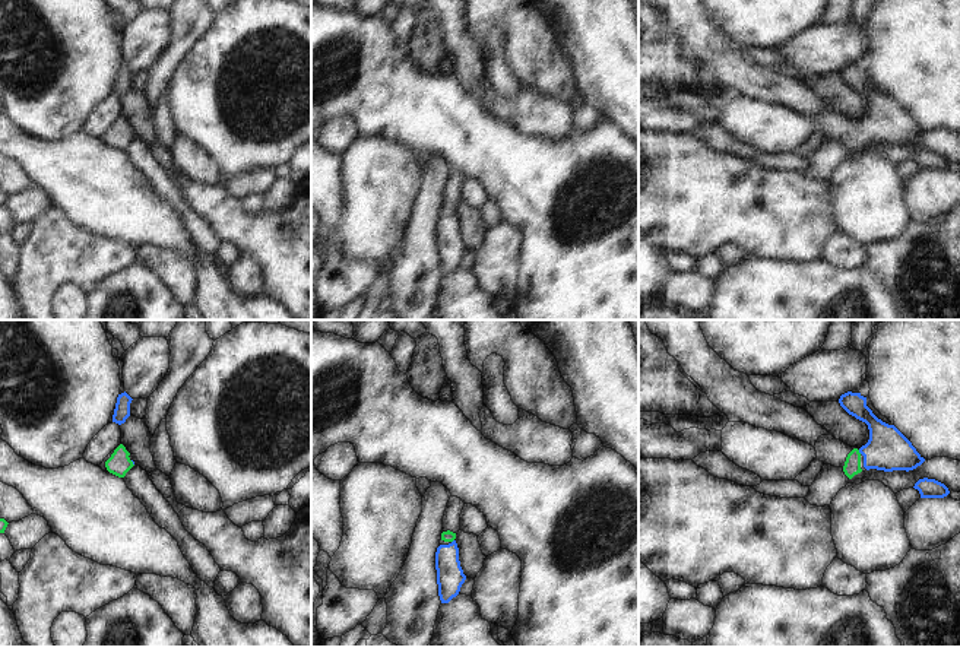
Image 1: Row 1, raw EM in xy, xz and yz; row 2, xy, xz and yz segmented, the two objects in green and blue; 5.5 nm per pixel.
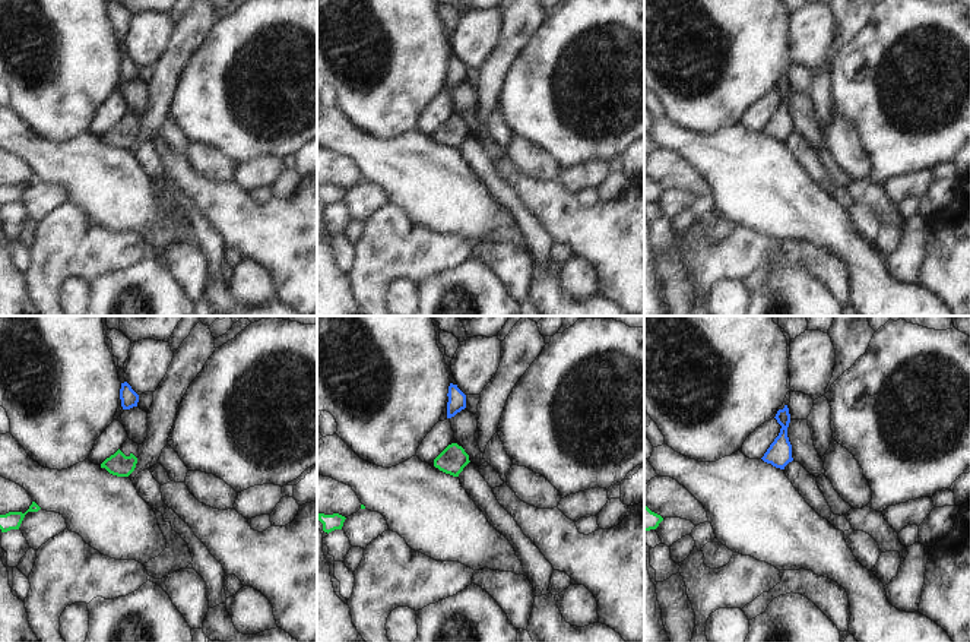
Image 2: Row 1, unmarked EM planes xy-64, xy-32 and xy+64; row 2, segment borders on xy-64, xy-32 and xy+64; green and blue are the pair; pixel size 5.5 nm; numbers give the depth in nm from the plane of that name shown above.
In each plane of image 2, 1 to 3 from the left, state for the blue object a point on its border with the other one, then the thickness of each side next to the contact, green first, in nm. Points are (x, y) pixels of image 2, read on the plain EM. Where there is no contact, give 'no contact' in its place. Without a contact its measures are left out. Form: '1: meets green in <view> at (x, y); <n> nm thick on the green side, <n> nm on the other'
1: no contact
2: no contact
3: no contact

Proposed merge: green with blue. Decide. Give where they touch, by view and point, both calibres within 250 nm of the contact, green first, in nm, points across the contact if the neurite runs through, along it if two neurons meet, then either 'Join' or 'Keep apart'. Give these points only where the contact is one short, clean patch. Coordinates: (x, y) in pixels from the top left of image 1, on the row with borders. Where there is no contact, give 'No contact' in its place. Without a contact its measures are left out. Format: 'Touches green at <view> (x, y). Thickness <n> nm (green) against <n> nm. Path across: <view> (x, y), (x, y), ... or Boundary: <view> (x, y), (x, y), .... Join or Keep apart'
Touches green at yz (858, 452). Thickness 100 nm (green) against 240 nm. Path across: yz (852, 466), (858, 452), (883, 452), (887, 449). Join

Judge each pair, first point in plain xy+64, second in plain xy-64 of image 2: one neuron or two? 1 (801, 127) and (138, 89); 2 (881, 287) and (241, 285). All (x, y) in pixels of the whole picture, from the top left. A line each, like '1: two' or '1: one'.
1: one
2: two

